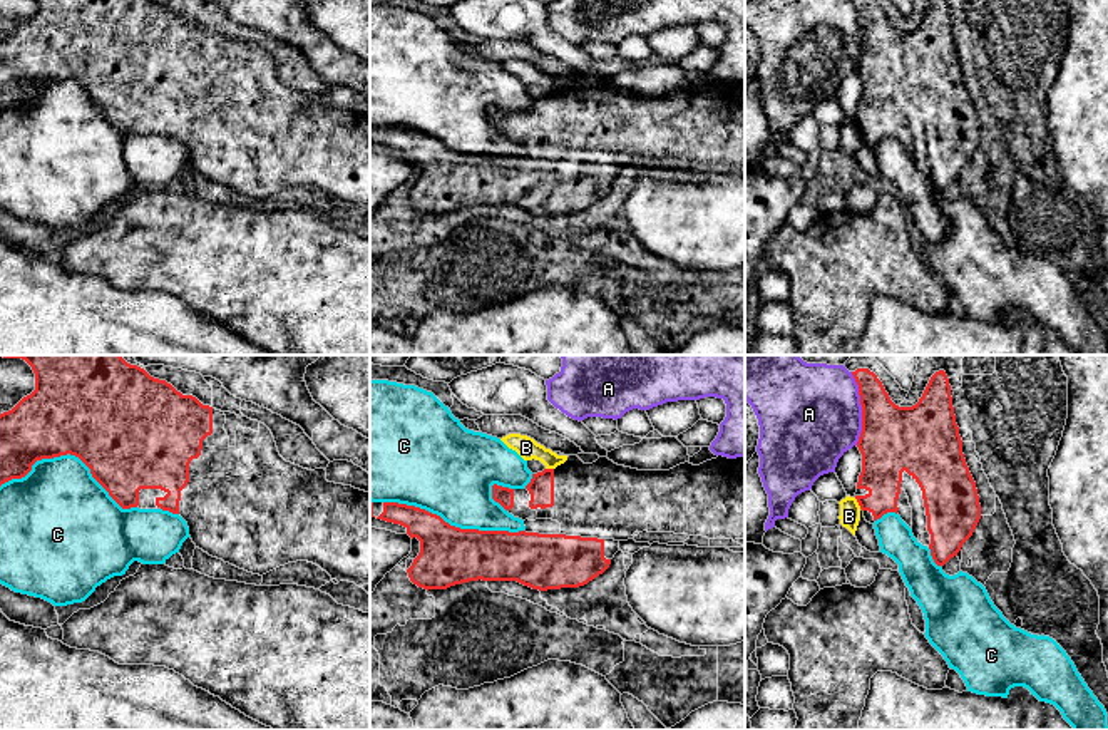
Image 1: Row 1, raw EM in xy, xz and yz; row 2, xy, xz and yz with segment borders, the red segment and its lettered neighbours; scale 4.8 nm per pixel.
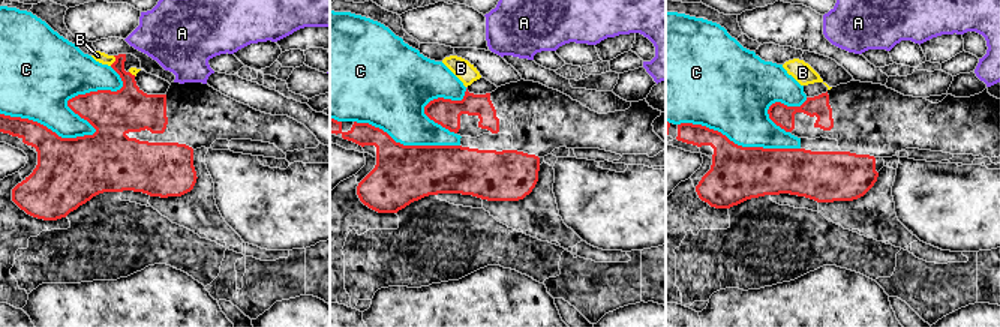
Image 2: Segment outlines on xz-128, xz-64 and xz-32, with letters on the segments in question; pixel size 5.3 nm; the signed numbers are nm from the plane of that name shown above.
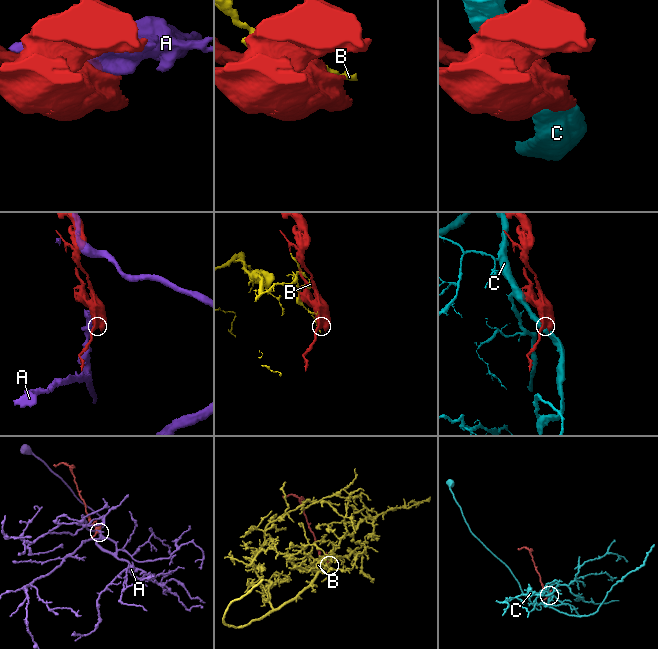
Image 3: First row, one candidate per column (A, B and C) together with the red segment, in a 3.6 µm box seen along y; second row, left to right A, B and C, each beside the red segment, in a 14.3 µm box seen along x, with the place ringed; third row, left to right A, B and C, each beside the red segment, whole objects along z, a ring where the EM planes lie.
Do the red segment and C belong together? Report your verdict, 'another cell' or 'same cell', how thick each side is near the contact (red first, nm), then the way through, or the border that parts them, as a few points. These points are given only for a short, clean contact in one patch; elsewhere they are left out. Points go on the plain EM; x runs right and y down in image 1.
another cell; calibres 460 and 420 nm

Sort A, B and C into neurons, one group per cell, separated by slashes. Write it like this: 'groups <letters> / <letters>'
groups A / B / C

